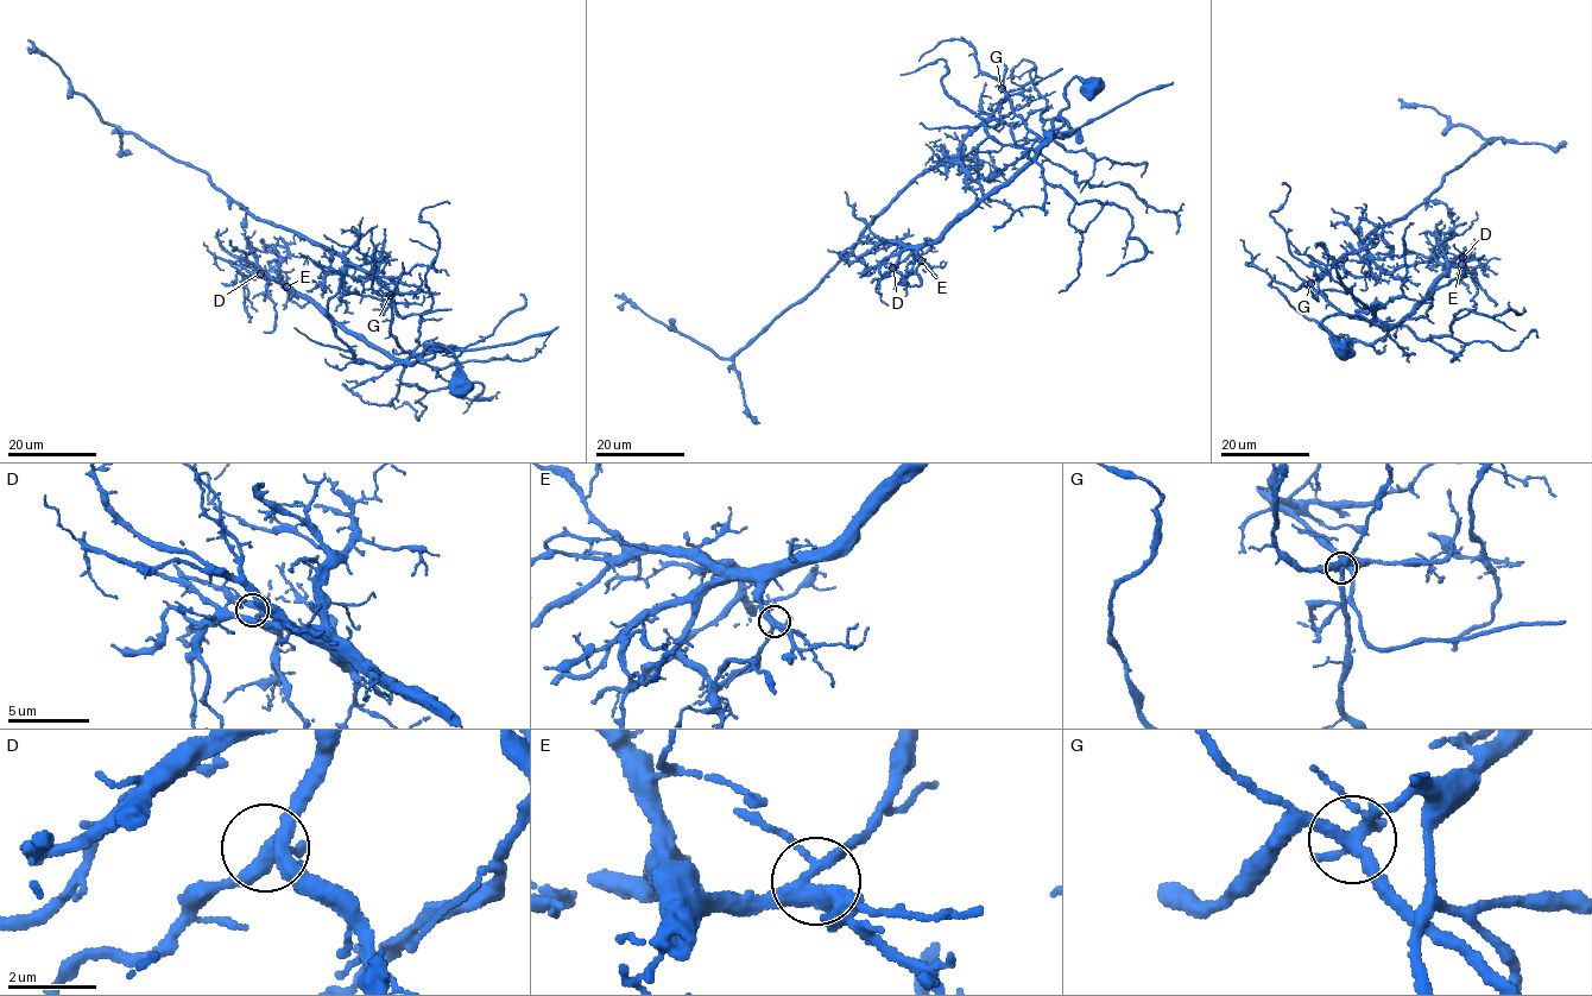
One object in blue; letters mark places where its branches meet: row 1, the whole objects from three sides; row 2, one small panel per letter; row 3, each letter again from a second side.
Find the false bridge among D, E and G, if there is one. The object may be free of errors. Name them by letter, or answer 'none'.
G

